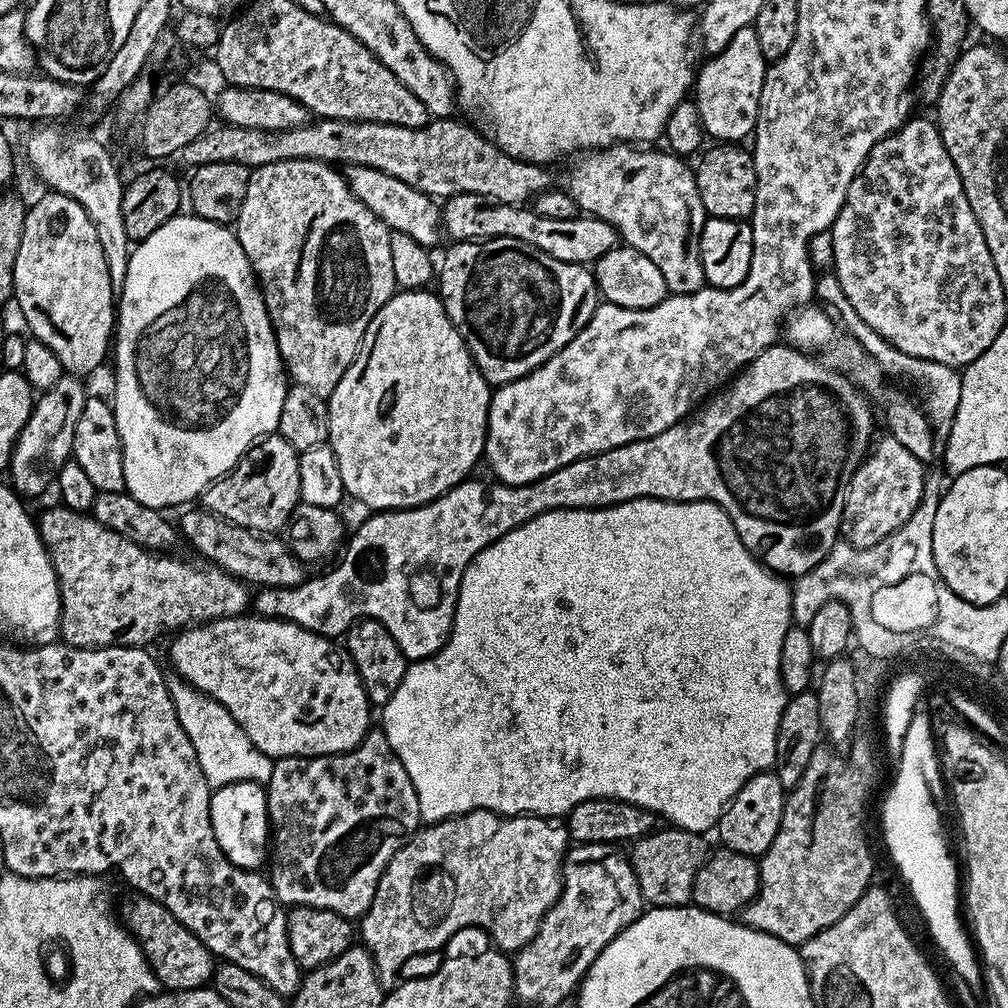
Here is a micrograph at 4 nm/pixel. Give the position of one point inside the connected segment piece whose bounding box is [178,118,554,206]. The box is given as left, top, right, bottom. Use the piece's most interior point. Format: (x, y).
(443, 158)

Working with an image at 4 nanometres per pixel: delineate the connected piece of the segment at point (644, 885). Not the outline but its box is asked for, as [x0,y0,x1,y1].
[631,826,710,908]

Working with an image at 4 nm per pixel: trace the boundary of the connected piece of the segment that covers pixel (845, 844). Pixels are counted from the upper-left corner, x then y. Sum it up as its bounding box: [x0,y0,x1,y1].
[742,744,876,946]

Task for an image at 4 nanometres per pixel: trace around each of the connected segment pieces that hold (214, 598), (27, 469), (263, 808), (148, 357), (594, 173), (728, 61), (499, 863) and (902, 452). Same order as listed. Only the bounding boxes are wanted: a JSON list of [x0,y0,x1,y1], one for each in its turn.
[[38,506,250,648],[6,374,90,497],[210,780,269,870],[111,214,288,510],[566,142,708,295],[694,27,769,142],[358,808,569,985],[839,436,925,548]]

